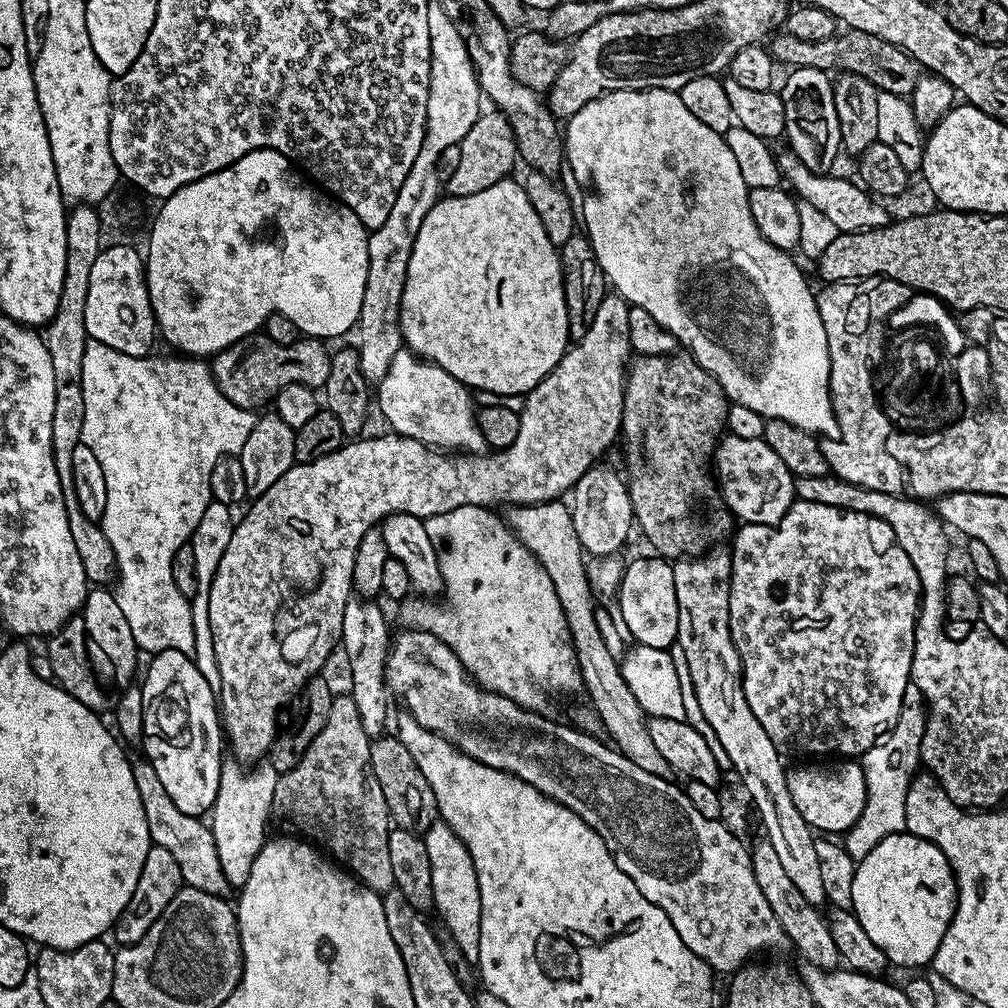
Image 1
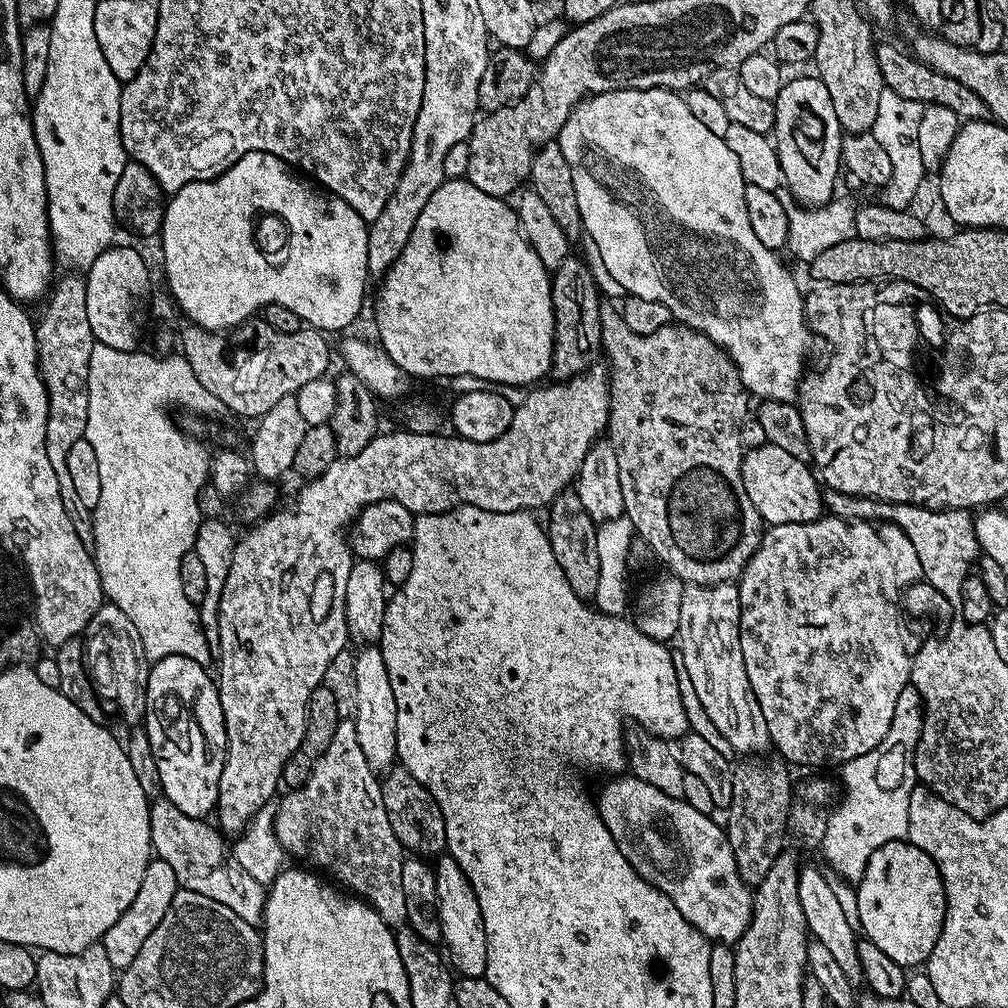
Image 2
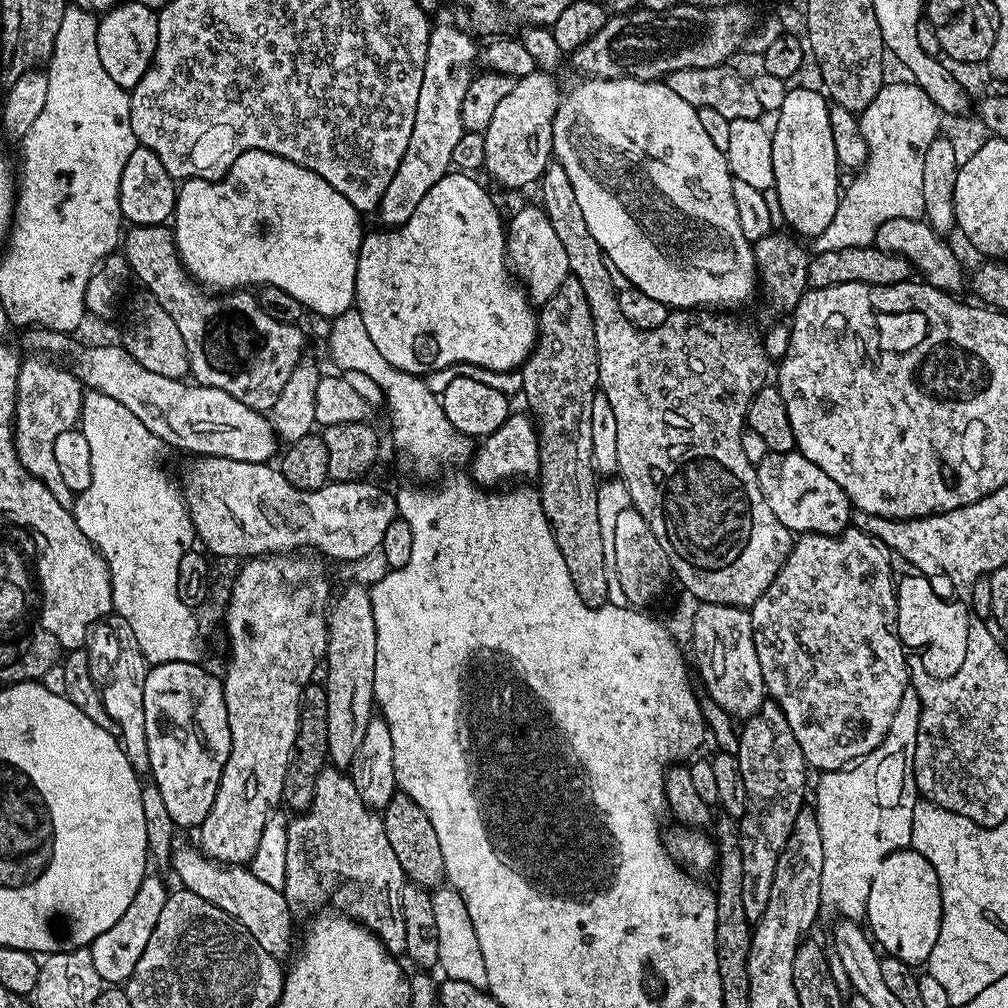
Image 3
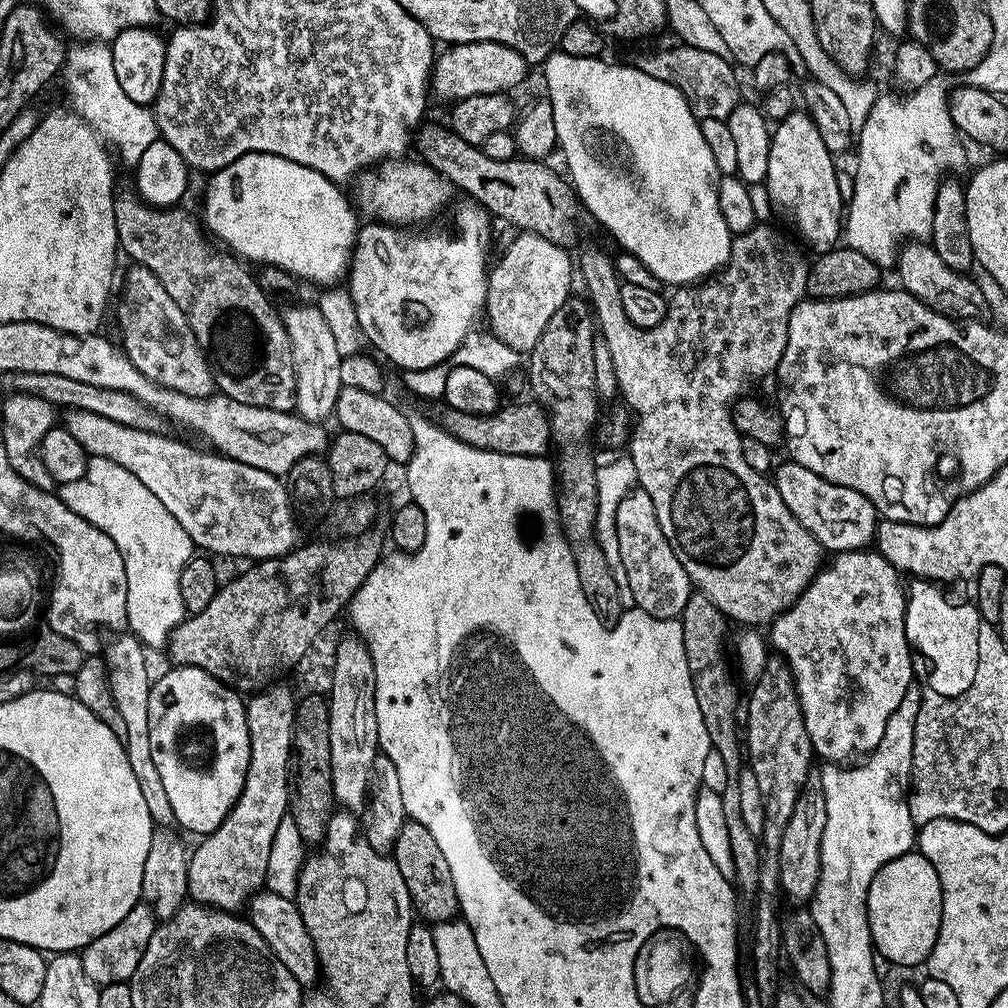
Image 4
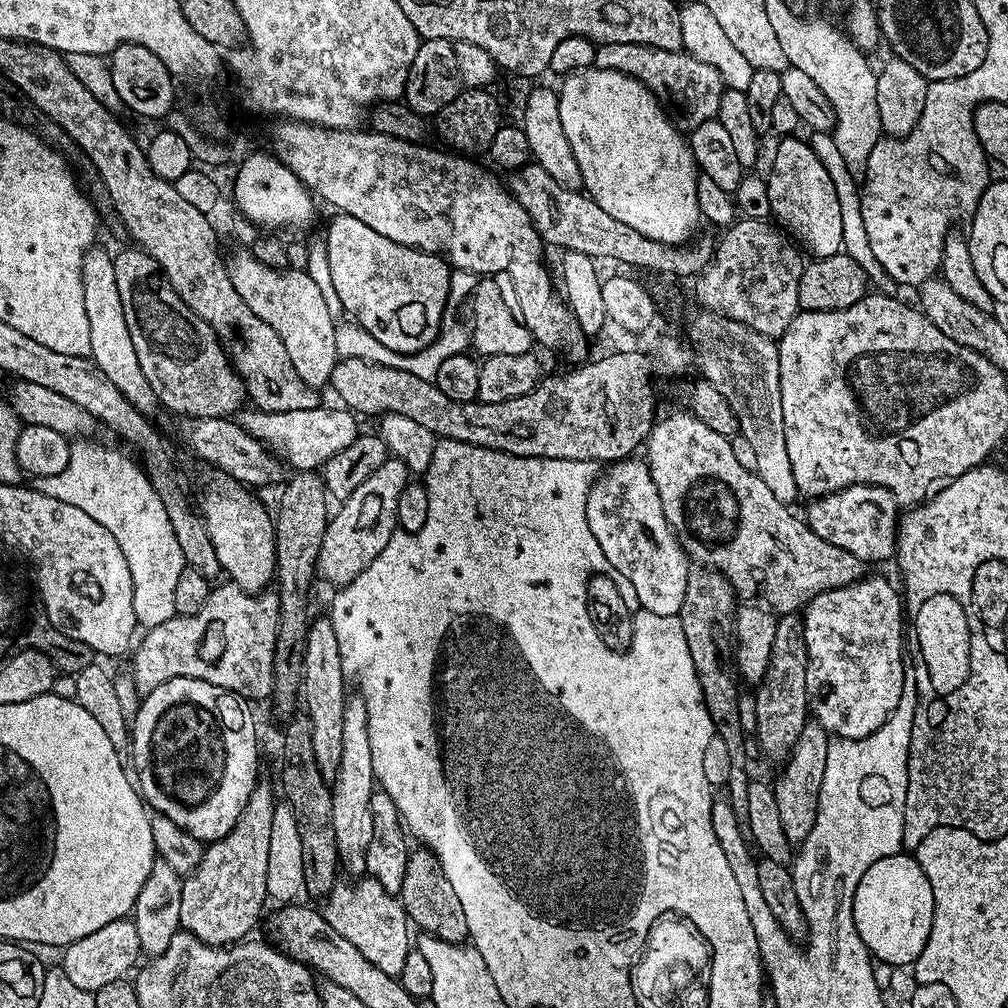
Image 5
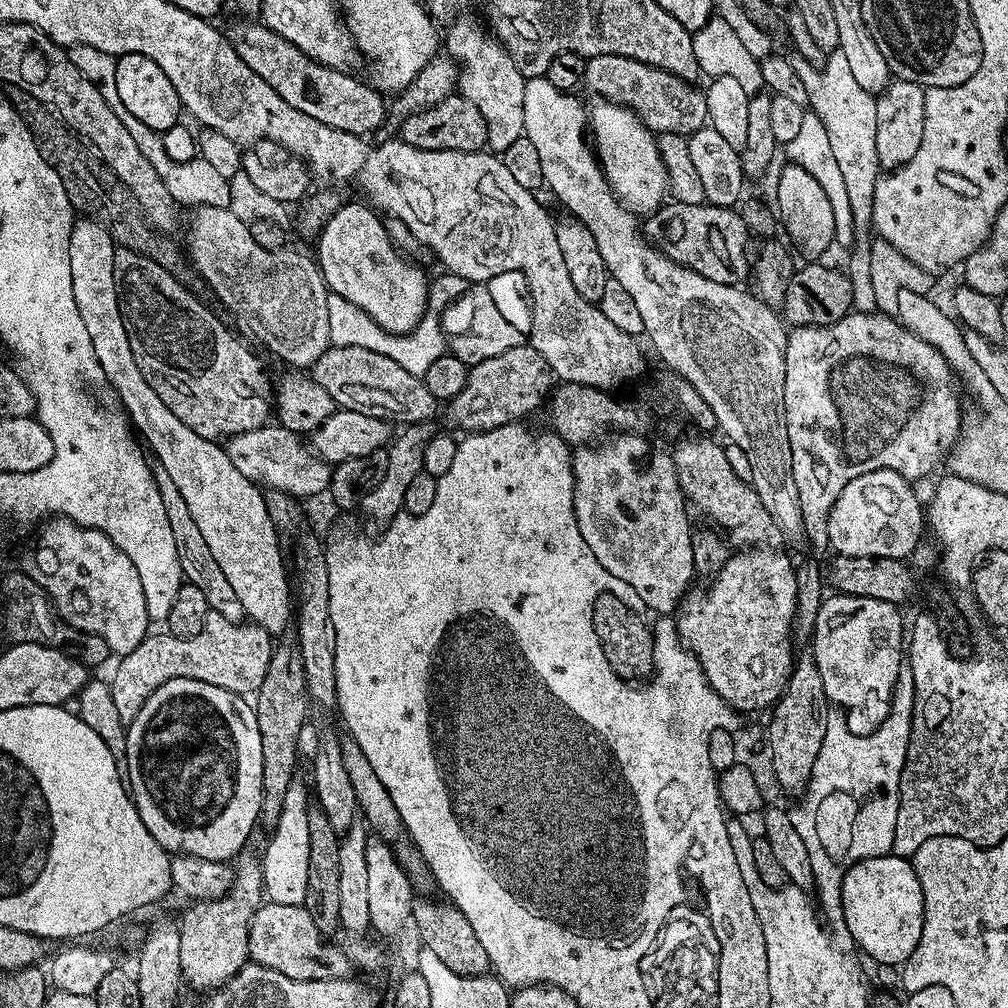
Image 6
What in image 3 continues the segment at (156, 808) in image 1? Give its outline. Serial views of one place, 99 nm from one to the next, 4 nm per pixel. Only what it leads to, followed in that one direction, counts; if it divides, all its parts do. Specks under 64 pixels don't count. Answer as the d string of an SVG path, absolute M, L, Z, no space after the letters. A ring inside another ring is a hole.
M196 846L194 848L177 847L172 853L170 867L176 871L176 876L180 879L179 883L183 888L198 894L198 898L206 898L206 902L226 910L226 914L242 922L242 926L246 926L246 930L254 934L254 942L258 942L258 946L262 946L266 954L270 954L275 960L281 962L289 959L293 951L292 912L294 908L288 903L281 889L266 886L266 882L261 882L253 874L251 867L219 864L216 860L205 856Z

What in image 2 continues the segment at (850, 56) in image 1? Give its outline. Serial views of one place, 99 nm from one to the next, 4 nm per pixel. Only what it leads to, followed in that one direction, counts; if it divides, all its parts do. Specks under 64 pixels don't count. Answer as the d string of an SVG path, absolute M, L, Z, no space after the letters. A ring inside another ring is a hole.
M880 42L876 46L876 61L887 91L902 94L902 98L917 100L925 106L929 104L950 106L950 110L954 110L954 114L958 114L965 121L982 120L989 115L988 108L982 102L982 98L978 98L978 94L974 94L974 90L962 86L962 82L924 64L916 59L911 51L905 50L903 52L896 44Z

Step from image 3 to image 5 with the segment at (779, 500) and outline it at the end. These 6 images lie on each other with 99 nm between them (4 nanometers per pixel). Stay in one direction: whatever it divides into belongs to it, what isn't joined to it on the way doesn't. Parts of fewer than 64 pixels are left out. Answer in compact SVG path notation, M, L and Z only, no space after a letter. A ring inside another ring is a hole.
M855 484L840 488L829 496L813 499L806 513L808 524L818 534L842 550L850 550L859 560L884 560L896 550L898 505L889 488L878 484Z

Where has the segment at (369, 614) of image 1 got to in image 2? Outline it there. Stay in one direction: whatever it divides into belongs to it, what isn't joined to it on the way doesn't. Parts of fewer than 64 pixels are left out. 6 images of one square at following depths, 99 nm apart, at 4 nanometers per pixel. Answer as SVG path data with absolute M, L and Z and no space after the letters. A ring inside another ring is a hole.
M364 646L352 664L352 680L356 683L356 733L358 746L362 746L362 755L371 766L373 772L384 774L397 763L396 759L396 727L398 726L397 707L394 706L394 690L390 686L390 674L386 674L386 662L382 658L379 647Z

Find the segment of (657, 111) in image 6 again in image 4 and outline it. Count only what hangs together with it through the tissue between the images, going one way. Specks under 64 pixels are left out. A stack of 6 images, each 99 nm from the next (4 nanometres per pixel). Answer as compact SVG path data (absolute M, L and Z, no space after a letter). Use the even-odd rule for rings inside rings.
M680 44L676 48L660 48L657 52L644 52L637 60L635 67L640 68L650 78L672 84L684 95L687 111L696 115L697 120L718 118L727 120L730 110L742 102L740 80L736 77L737 69L728 56L710 54L710 50L698 50L689 44Z

